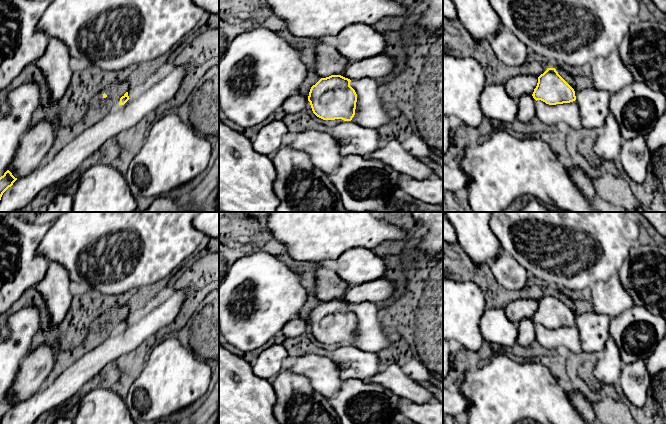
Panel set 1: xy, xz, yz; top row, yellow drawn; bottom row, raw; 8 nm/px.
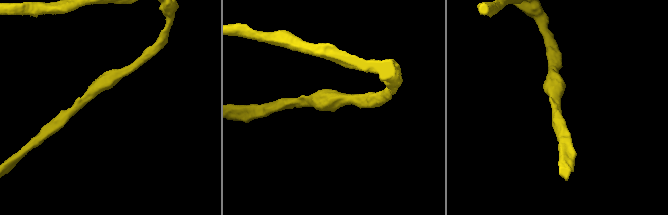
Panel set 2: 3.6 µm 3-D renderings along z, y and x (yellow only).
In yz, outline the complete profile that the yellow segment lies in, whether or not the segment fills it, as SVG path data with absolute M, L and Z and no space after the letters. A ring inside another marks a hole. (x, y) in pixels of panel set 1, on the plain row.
M548 292L538 301L533 322L549 329L570 327L576 324L574 313L558 298L555 292Z

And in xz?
M341 299L321 302L311 311L308 320L313 337L323 344L351 345L355 339L357 318L350 306Z

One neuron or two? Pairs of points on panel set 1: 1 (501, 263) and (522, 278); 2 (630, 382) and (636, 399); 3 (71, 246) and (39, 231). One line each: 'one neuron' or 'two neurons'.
1: one neuron
2: one neuron
3: two neurons

